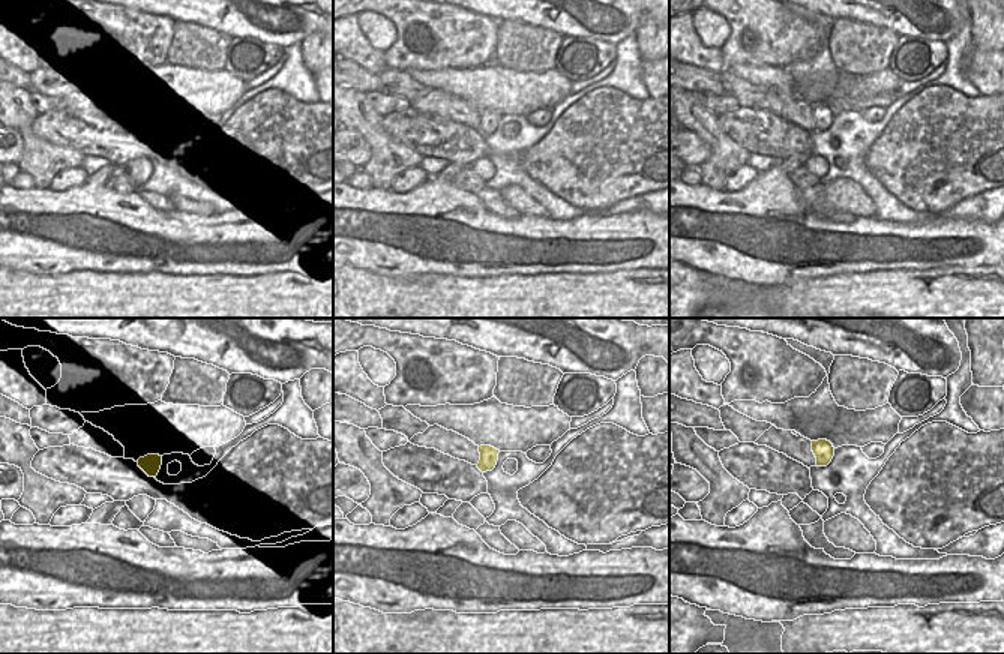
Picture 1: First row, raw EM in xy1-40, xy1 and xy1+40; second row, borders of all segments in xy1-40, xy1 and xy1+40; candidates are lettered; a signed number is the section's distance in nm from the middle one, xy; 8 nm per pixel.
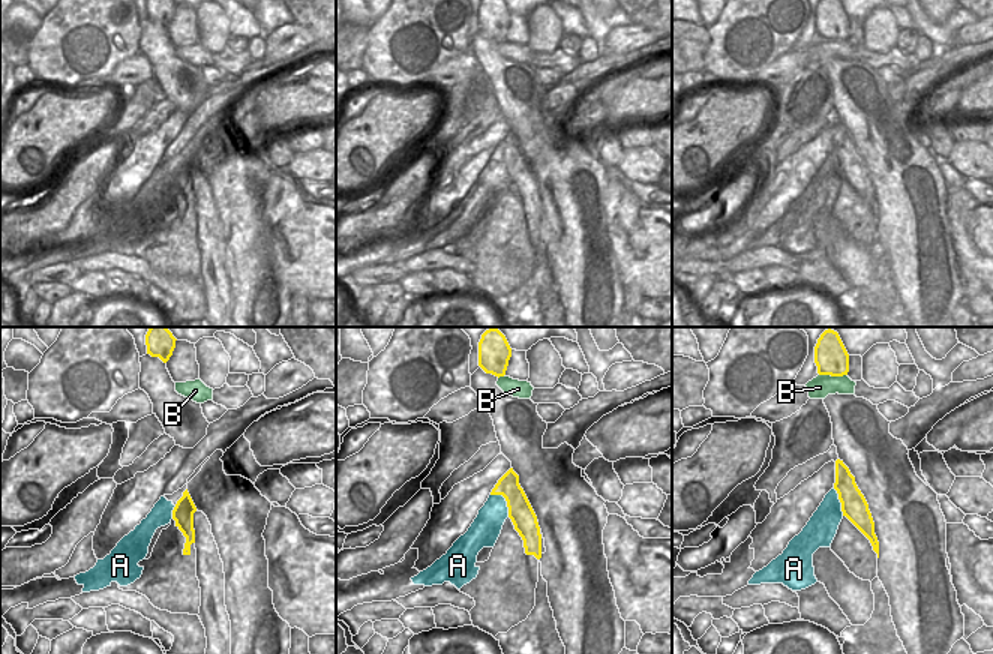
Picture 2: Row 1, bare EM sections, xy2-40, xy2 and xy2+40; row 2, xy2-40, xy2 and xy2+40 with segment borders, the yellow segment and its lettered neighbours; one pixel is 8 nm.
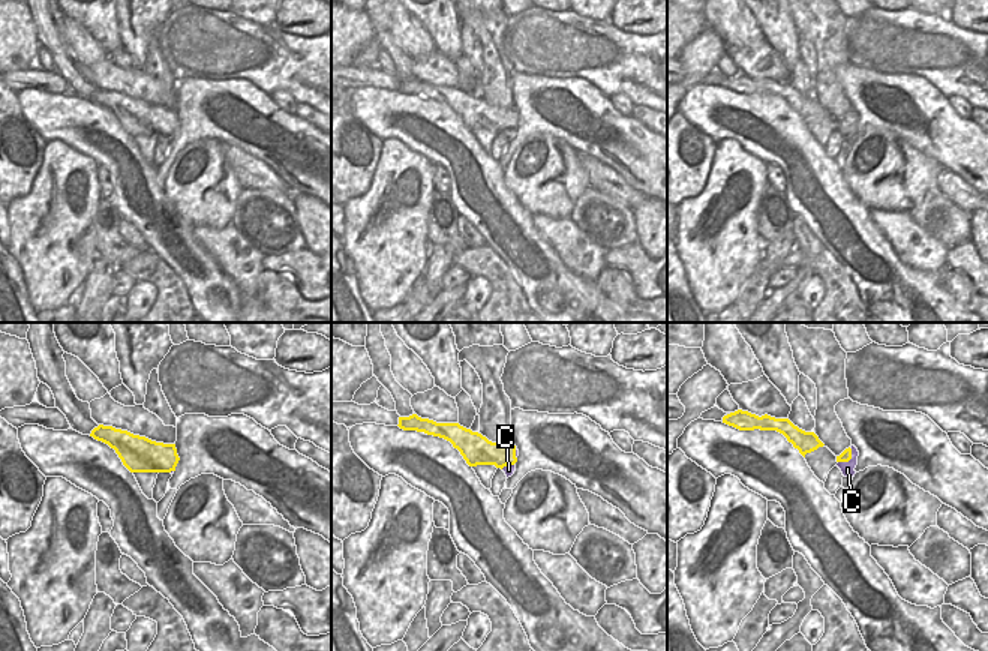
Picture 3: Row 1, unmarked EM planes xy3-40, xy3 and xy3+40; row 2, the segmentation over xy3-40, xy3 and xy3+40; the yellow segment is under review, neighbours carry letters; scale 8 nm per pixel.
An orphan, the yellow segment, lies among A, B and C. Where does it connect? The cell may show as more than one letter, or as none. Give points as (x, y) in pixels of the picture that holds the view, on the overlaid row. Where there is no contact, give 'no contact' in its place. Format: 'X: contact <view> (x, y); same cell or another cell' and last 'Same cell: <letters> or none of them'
A: contact xy2 (506, 500); another cell
B: contact xy2+40 (833, 375); another cell
C: contact xy3+40 (849, 459); another cell
Same cell: none of them

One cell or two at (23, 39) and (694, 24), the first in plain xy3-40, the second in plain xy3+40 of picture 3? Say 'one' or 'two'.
one

